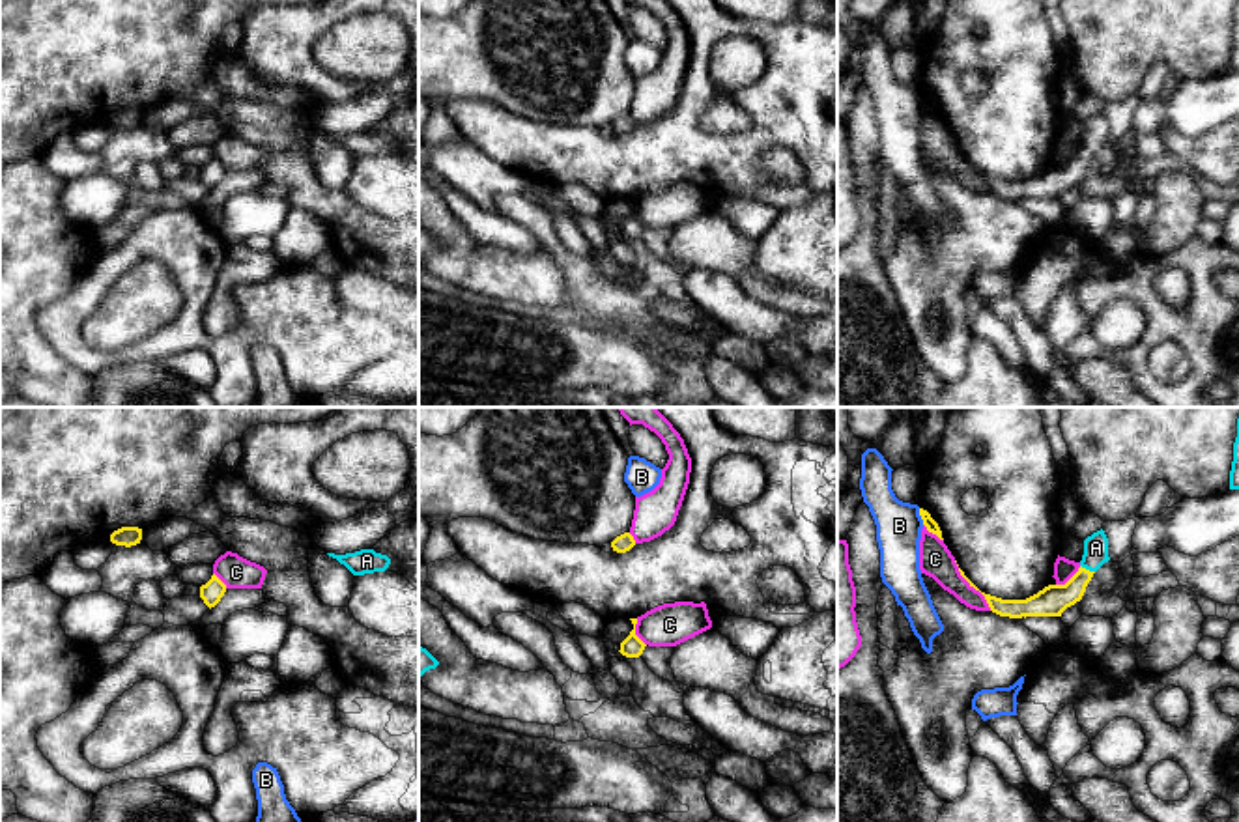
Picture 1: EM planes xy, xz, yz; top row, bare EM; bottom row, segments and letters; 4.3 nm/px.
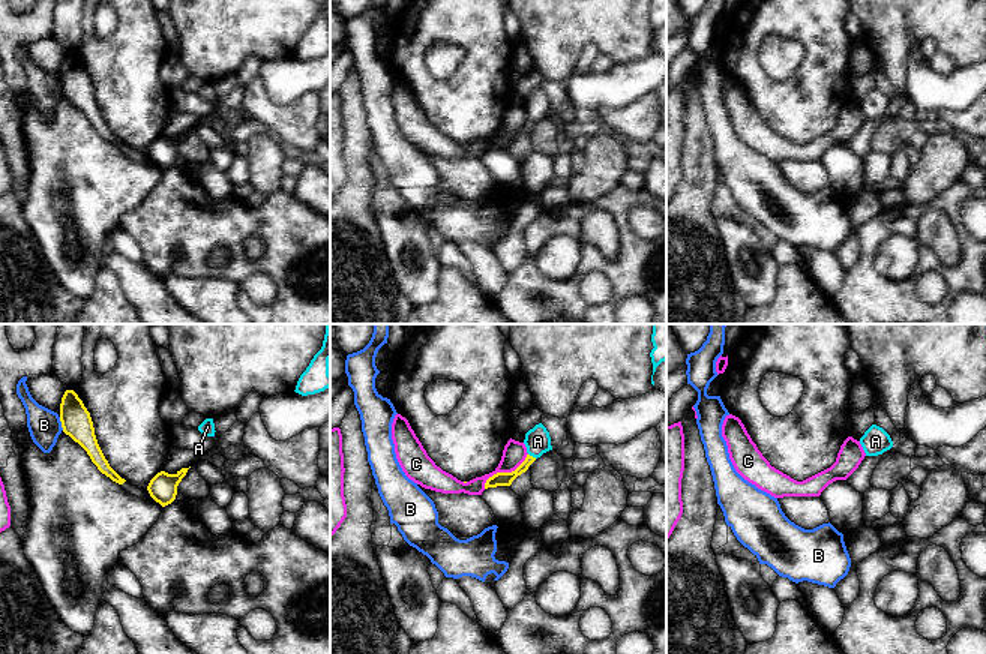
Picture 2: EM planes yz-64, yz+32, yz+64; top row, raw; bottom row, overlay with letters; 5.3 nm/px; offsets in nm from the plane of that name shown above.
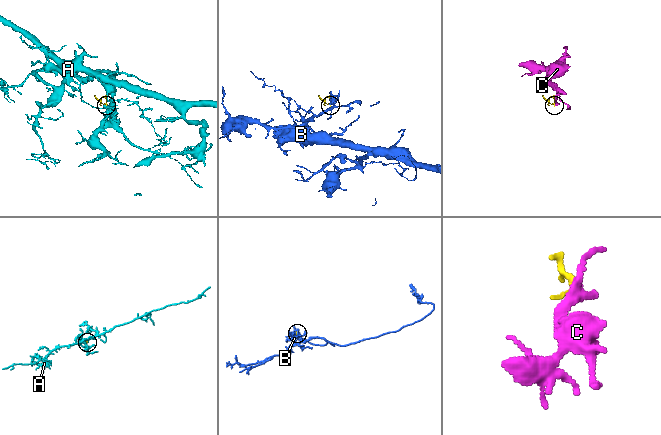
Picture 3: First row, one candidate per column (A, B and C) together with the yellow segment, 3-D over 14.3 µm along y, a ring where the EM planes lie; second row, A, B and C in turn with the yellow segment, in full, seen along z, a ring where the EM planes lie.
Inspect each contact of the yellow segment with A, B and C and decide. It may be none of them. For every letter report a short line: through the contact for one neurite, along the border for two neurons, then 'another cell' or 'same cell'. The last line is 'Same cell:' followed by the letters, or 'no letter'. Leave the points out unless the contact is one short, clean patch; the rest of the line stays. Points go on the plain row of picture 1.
A: yz (1053, 182), (1062, 178), (1088, 152), (1096, 129) | same cell
B: yz (918, 90), (924, 105) | another cell
C: another cell
Same cell: A

